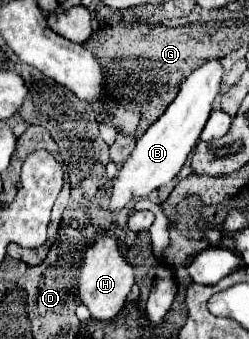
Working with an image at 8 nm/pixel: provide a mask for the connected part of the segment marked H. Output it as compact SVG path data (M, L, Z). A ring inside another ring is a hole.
M100 237L94 245L88 247L78 279L78 295L82 303L90 309L92 319L112 321L124 309L132 285L134 285L134 269L126 261L126 257L118 251L118 241L114 241L112 237Z

